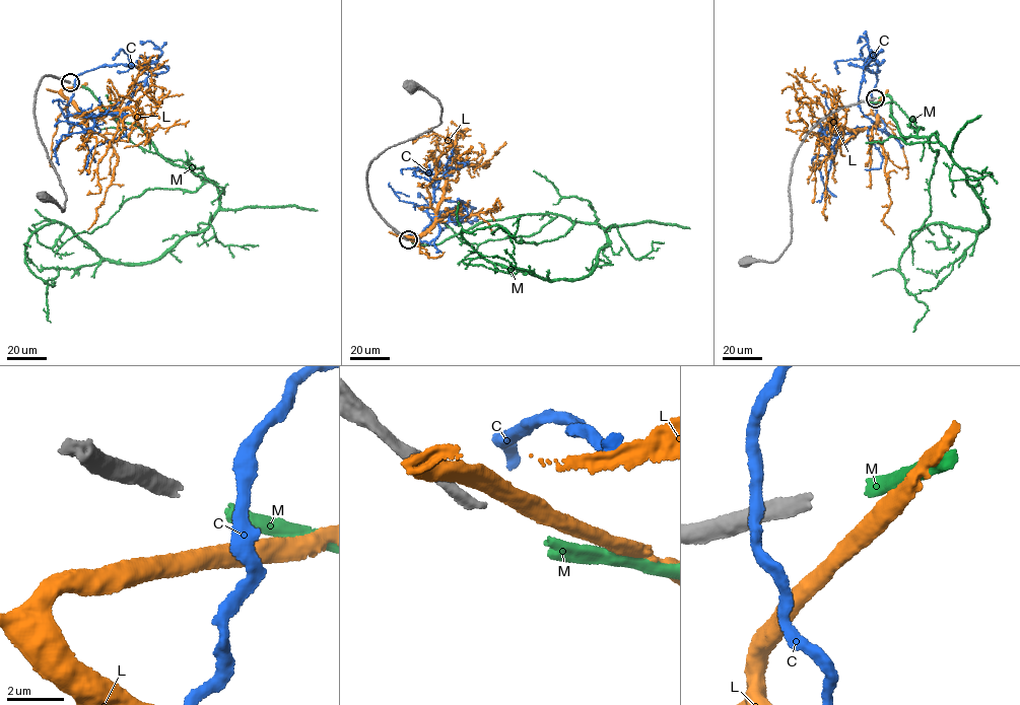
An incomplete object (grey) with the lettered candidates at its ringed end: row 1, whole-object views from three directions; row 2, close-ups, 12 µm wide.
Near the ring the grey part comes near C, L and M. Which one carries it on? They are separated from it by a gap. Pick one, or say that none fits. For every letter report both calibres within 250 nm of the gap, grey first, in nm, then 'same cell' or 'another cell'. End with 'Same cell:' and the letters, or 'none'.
C: calibres 360 and 440 nm; another cell
L: calibres 360 and 500 nm; another cell
M: calibres 360 and 400 nm; same cell
Same cell: M

